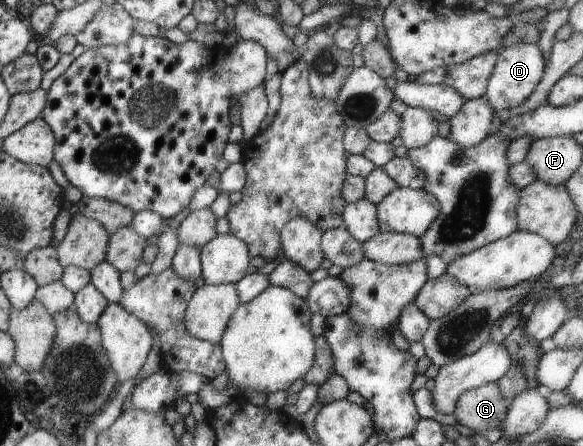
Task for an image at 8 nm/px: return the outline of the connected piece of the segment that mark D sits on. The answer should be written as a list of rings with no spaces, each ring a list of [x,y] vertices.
[[[523,42],[521,44],[513,44],[513,46],[508,46],[507,48],[501,48],[498,51],[497,63],[489,78],[484,96],[489,100],[489,104],[493,106],[493,110],[496,112],[515,108],[523,100],[528,100],[529,96],[533,95],[533,90],[541,82],[544,71],[545,60],[537,43]]]

